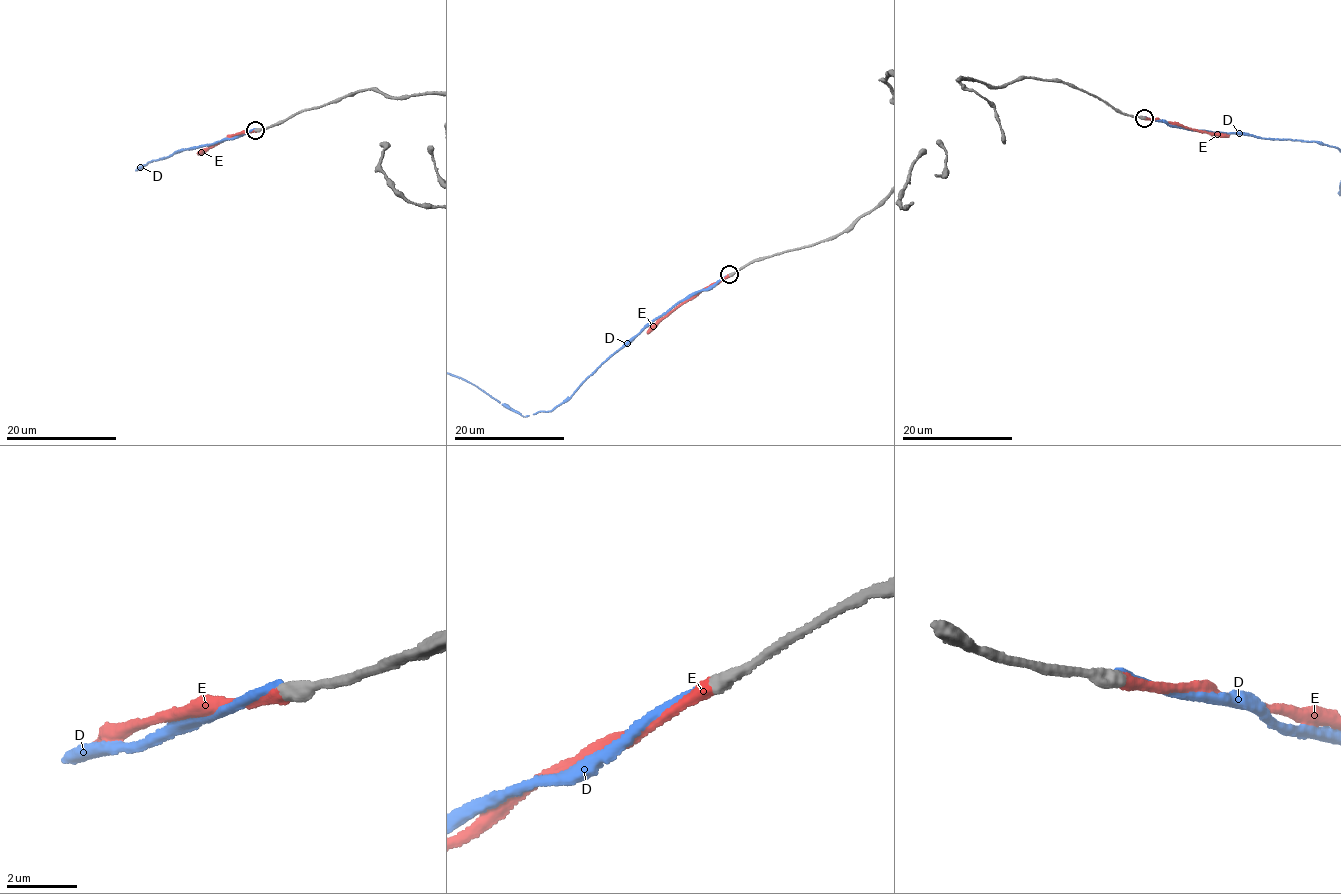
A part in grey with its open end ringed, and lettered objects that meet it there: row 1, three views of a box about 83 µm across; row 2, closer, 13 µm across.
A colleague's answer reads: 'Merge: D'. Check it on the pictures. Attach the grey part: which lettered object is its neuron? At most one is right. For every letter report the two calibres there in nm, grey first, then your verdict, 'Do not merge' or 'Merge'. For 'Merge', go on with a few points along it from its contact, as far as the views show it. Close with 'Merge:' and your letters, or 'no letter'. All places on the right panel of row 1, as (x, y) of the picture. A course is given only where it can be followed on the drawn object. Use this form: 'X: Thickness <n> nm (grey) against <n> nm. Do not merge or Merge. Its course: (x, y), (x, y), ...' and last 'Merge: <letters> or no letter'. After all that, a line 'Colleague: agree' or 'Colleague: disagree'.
D: Thickness 440 nm (grey) against 240 nm. Do not merge
E: Thickness 440 nm (grey) against 380 nm. Merge. Its course: (1144, 117), (1229, 137)
Merge: E
Colleague: disagree

